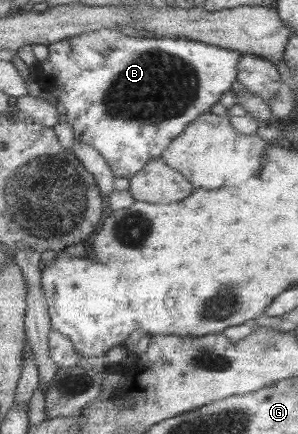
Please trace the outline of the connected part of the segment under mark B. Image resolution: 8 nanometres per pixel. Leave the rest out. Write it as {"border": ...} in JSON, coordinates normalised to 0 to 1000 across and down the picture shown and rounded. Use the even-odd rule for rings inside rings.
{"border":[[[339,67],[319,74],[275,78],[225,88],[211,94],[185,97],[161,108],[168,120],[161,136],[138,145],[138,180],[158,175],[171,217],[221,249],[232,288],[245,293],[252,304],[252,323],[279,332],[312,334],[332,348],[352,369],[362,369],[366,382],[386,399],[389,410],[443,412],[460,399],[483,389],[483,382],[513,366],[547,362],[547,353],[577,334],[591,318],[607,316],[621,306],[628,290],[685,260],[705,260],[708,244],[728,240],[742,230],[742,221],[755,212],[779,210],[792,189],[802,184],[802,159],[815,122],[779,113],[748,113],[715,101],[695,101],[658,90],[634,88],[513,88],[513,85],[440,85],[409,78],[406,71],[386,67]]]}

